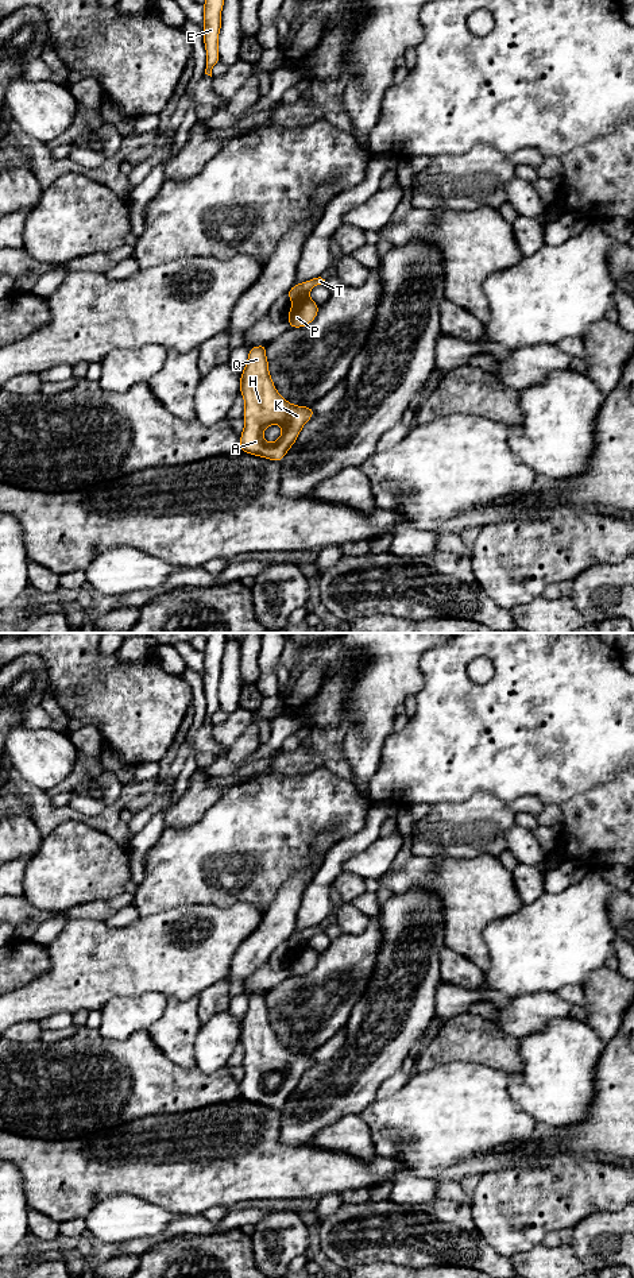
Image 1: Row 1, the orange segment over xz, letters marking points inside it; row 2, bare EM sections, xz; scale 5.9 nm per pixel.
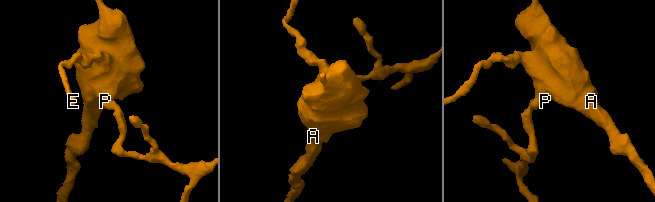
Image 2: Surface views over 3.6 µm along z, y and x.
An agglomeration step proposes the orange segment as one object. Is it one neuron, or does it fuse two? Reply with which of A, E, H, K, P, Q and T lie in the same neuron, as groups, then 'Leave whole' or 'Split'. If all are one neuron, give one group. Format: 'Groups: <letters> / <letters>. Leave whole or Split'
Groups: A E H K P Q / T. Split

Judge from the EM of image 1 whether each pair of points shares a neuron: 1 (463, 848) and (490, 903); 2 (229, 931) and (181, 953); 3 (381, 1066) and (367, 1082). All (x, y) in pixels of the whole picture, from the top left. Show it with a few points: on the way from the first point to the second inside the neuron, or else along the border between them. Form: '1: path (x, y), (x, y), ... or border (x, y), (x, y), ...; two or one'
1: border (495, 856), (444, 858); two
2: path (217, 933), (200, 946), (193, 948); one
3: path (377, 1070), (368, 1078); one

